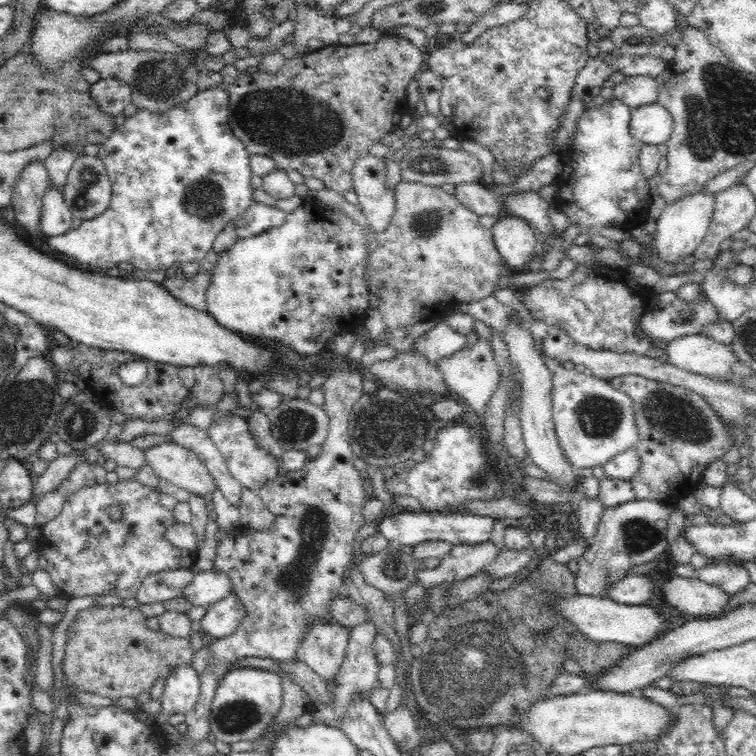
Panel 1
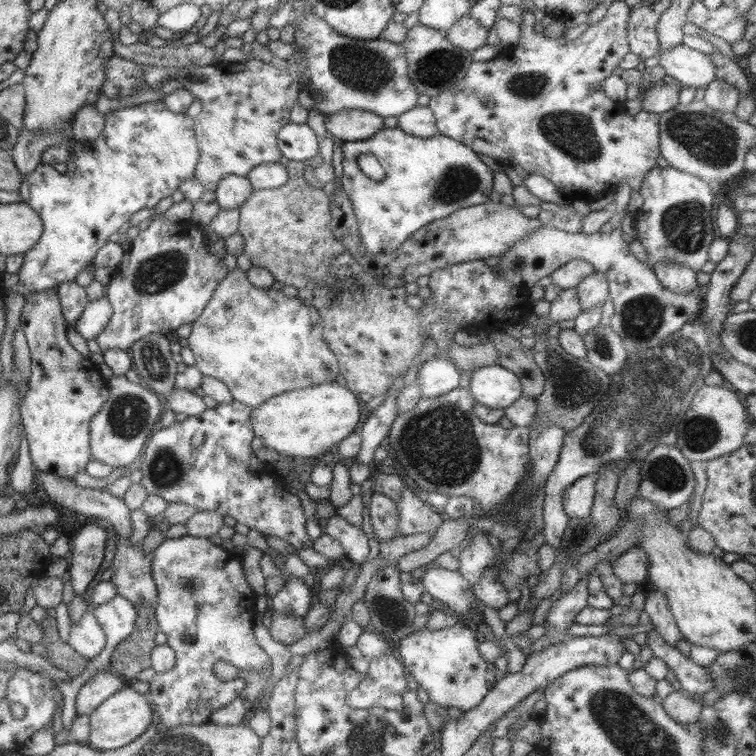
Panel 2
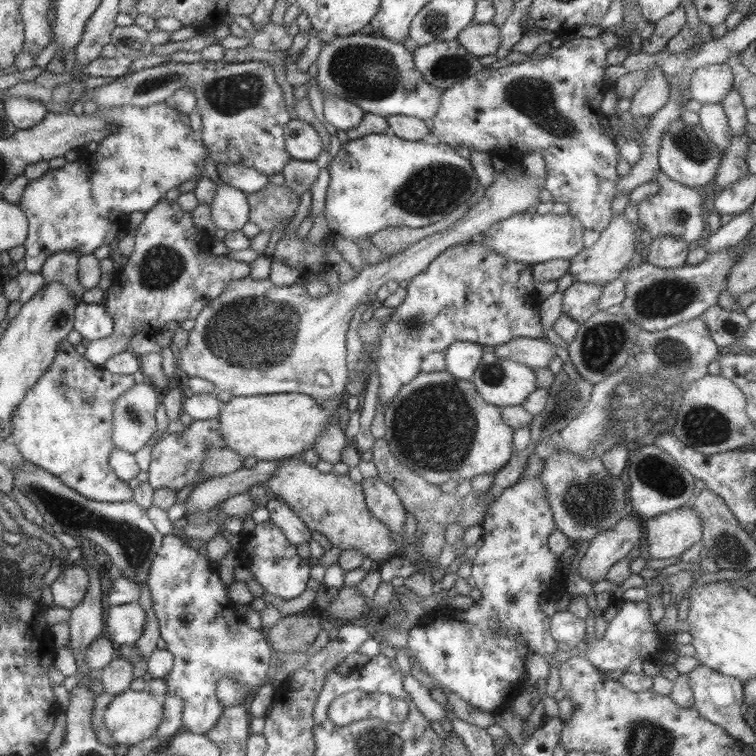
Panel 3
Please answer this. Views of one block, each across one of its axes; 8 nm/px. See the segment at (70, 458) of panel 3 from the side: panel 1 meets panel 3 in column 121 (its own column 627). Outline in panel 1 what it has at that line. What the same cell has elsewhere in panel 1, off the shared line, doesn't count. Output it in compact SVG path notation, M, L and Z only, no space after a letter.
M640 375L615 376L609 381L614 388L628 393L634 401L636 429L640 433L636 451L642 465L640 473L632 480L600 479L597 498L605 507L633 500L658 500L664 506L672 506L681 498L693 494L701 483L704 468L734 445L727 426L723 426L710 405L691 390Z

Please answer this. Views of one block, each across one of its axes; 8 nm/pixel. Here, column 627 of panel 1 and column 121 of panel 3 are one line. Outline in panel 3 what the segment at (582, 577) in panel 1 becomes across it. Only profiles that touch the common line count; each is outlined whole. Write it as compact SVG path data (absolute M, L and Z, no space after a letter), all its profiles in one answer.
M27 463L23 467L14 467L13 487L23 492L23 496L39 511L43 520L52 526L54 531L66 532L71 536L82 536L93 540L109 555L113 566L120 570L120 575L127 580L135 582L141 591L137 604L145 610L145 625L141 636L134 642L137 653L146 659L156 649L156 642L159 640L160 630L157 624L157 617L151 609L151 595L147 587L147 572L149 566L159 550L162 542L162 535L159 533L151 520L144 513L143 508L132 500L125 502L97 502L88 499L75 492L72 488L65 486L53 474Z

